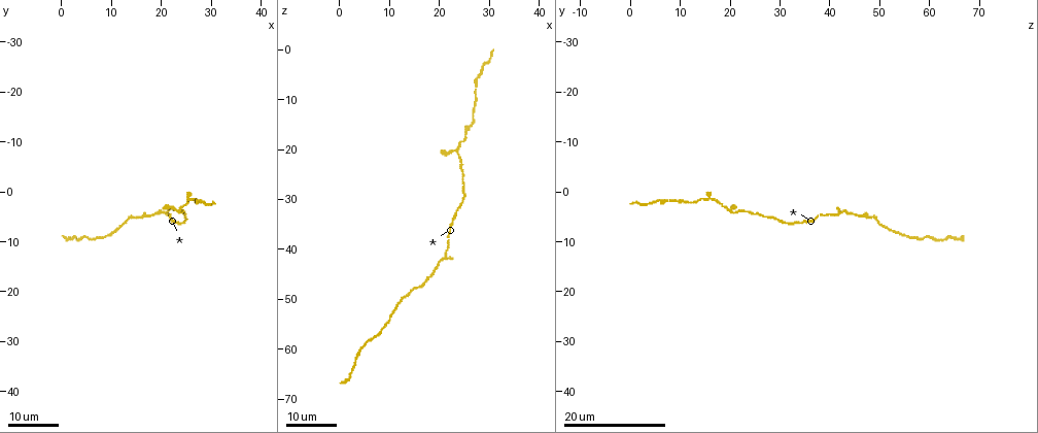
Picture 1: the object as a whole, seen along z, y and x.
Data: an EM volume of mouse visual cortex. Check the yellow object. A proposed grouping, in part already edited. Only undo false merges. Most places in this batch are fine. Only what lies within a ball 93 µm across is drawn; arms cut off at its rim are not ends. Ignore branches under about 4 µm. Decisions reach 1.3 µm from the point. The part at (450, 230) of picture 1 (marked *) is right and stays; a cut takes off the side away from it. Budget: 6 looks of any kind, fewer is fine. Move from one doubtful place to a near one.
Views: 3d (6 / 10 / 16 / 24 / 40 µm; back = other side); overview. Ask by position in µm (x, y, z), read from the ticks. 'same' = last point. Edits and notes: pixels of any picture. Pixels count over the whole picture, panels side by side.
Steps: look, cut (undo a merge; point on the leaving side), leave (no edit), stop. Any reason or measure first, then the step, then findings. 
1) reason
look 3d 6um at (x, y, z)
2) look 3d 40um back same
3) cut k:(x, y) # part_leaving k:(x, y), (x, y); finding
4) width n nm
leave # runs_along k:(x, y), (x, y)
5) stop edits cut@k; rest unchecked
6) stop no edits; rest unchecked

calibre changes
look 3d 24um at (4.0, 9.0, 59.5)

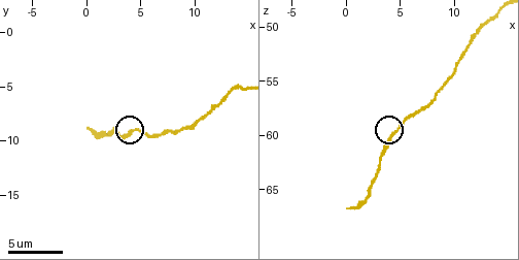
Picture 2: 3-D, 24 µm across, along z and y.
look 3d 10um at (4.2, 9.0, 59.8)

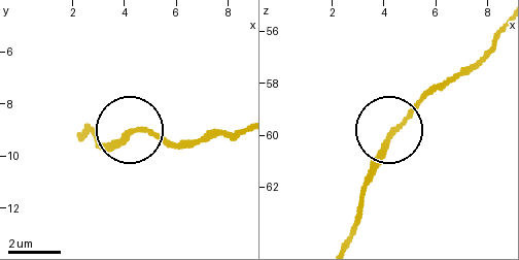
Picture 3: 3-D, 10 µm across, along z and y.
leave # one neuron here

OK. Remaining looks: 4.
calibre changes
look 3d 16um at (27.0, 1.0, 15.0)

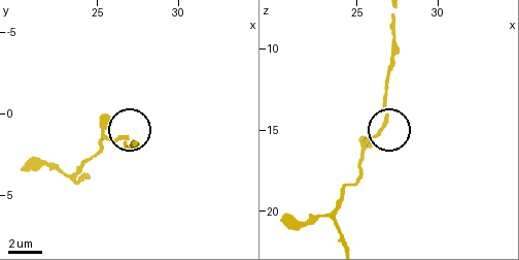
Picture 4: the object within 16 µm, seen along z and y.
look 3d 10um at (26.8, 1.3, 14.7)

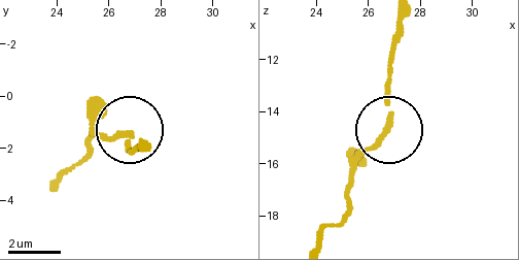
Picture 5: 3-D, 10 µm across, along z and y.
leave # runs_along 5:(316, 239), (343, 214), (352, 173), (385, 127), (387, 69); one neuron here

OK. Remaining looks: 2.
thick turns thin
look 3d 24um at (27.5, 2.0, 6.0)

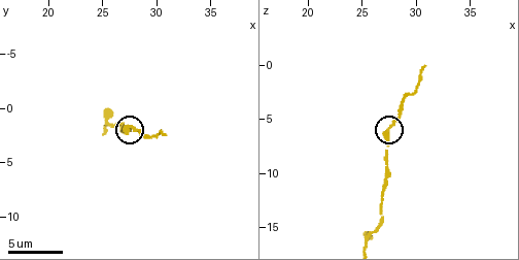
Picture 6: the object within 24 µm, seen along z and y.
zoom in
look 3d 10um at (27.8, 1.6, 5.8)

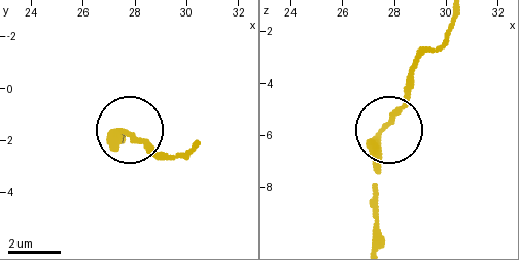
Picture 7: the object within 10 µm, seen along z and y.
width 260 nm
leave # runs_along 7:(375, 238), (375, 145), (413, 74); continuous, no second neuron

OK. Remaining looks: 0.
stop no edits; rest unchecked

